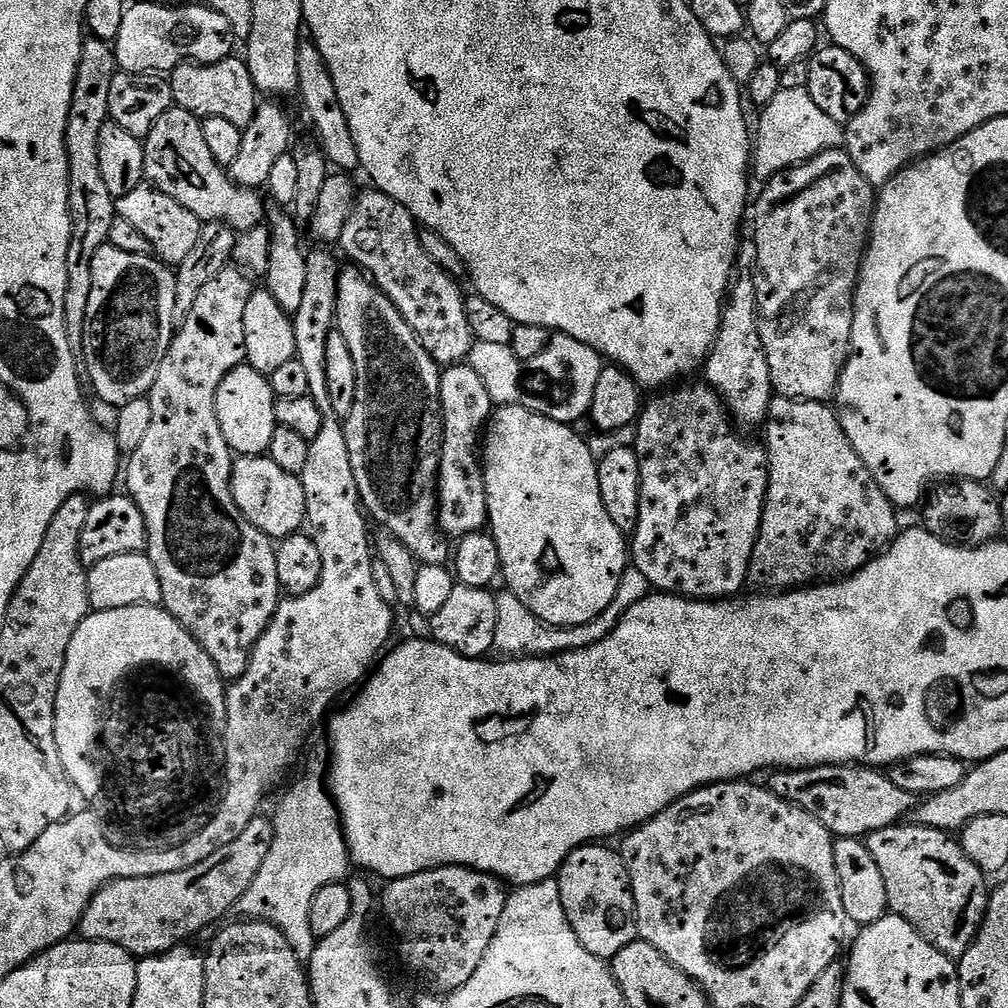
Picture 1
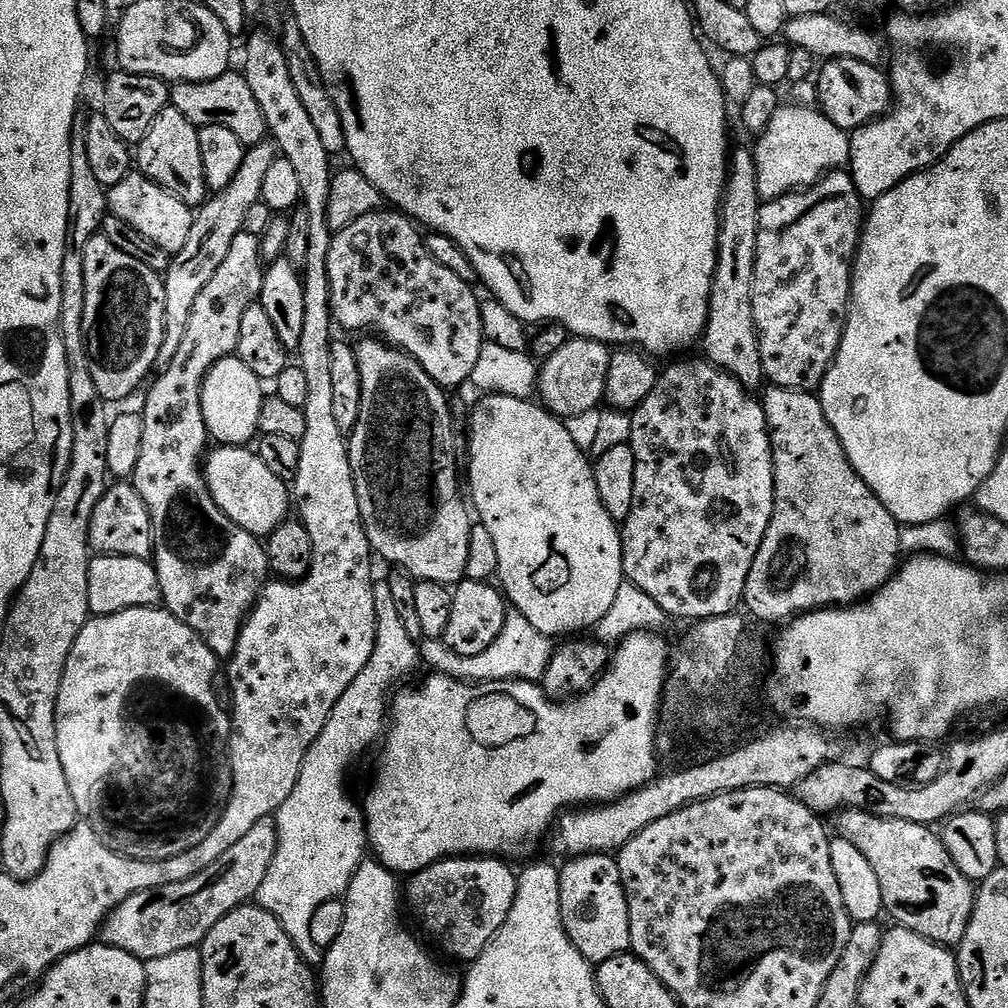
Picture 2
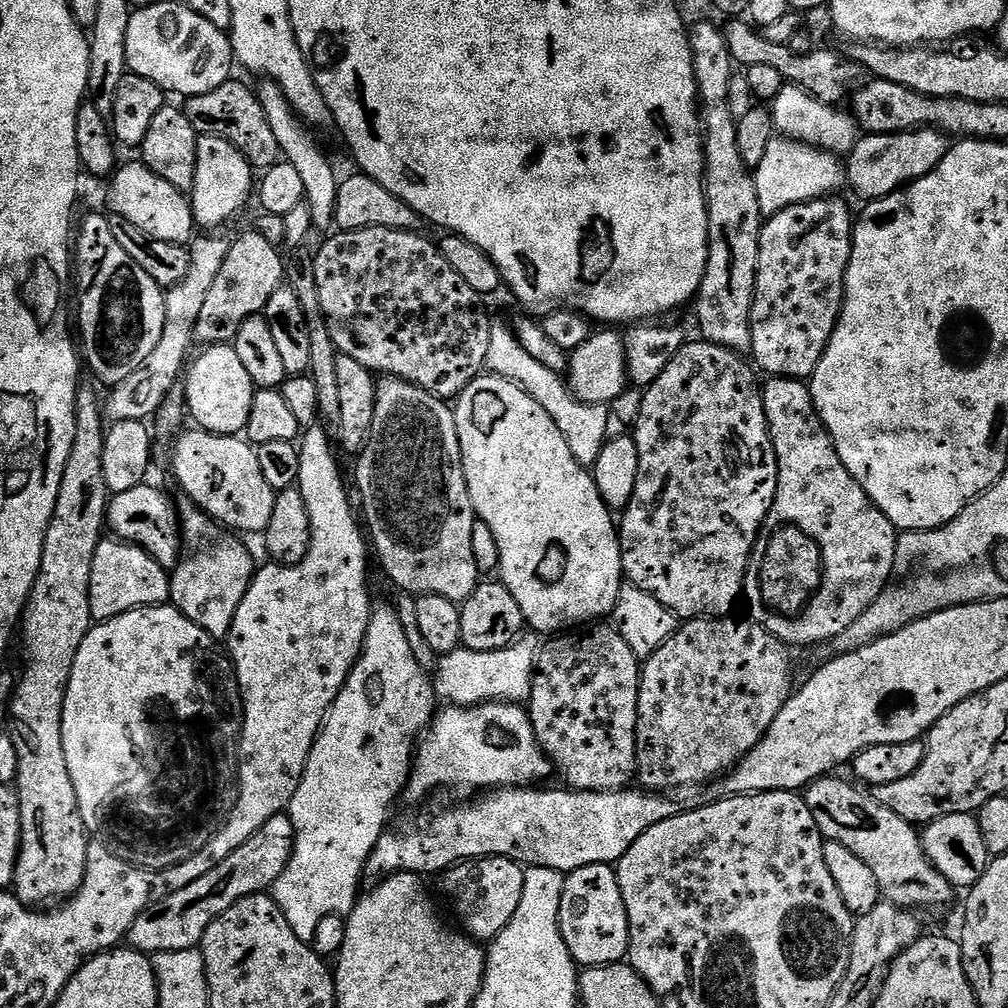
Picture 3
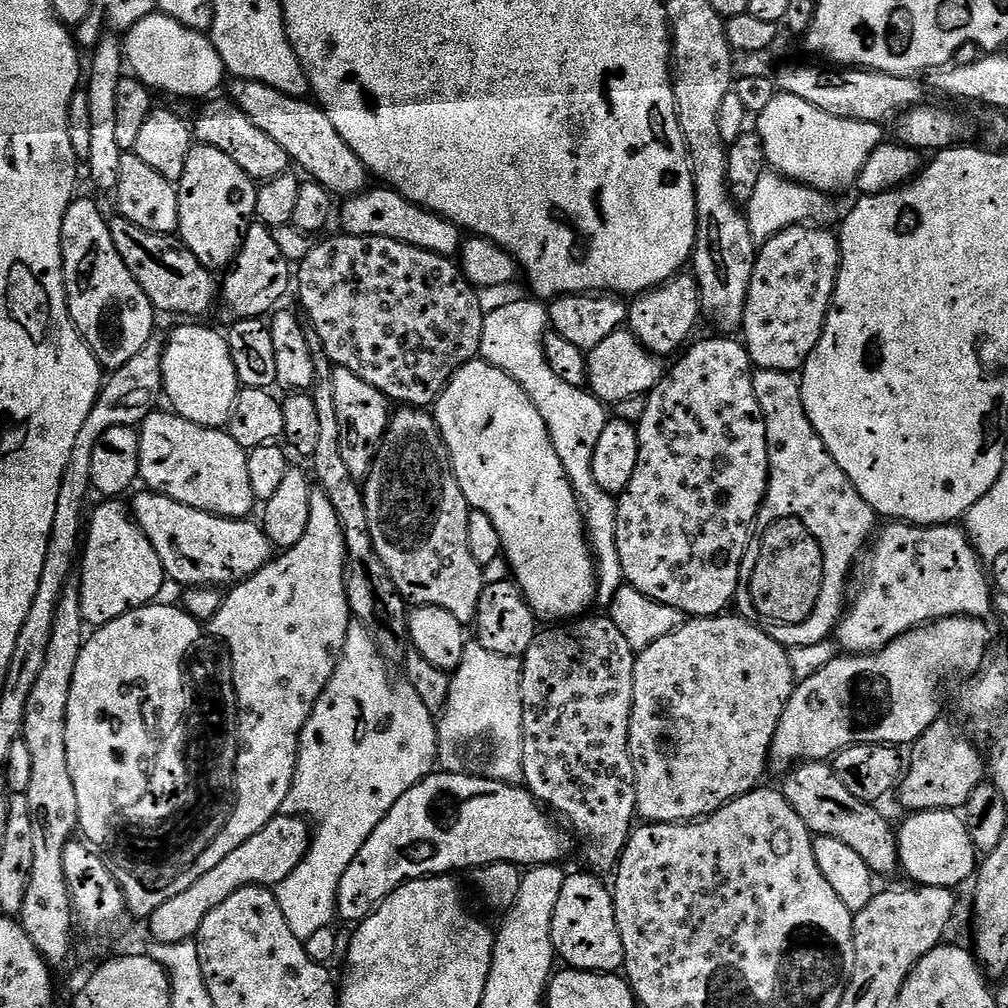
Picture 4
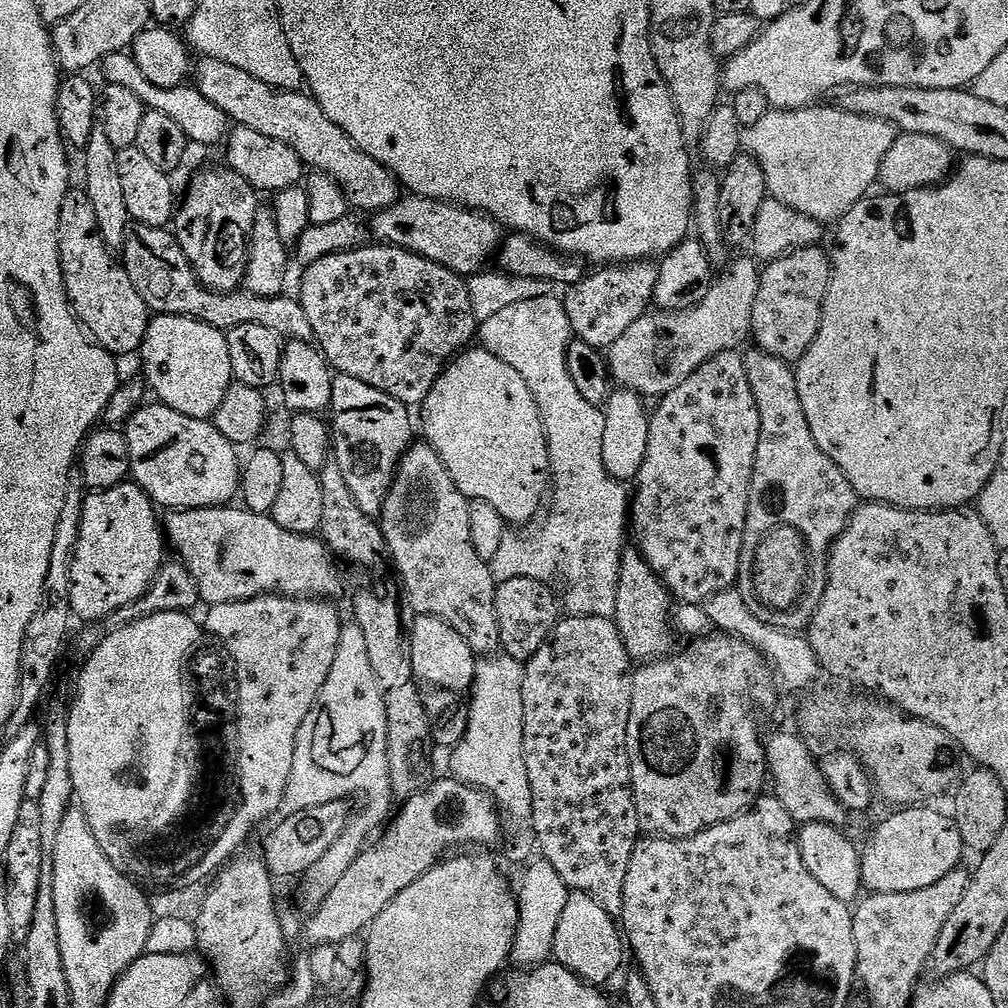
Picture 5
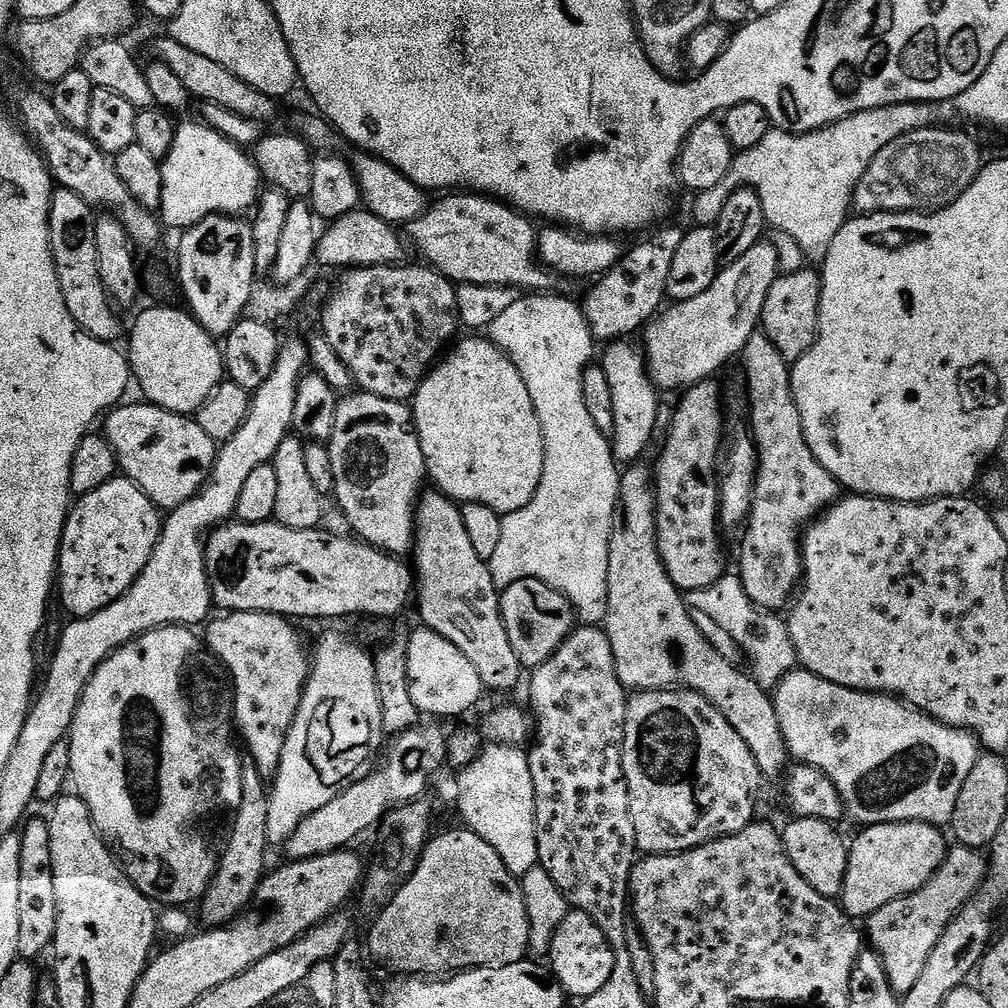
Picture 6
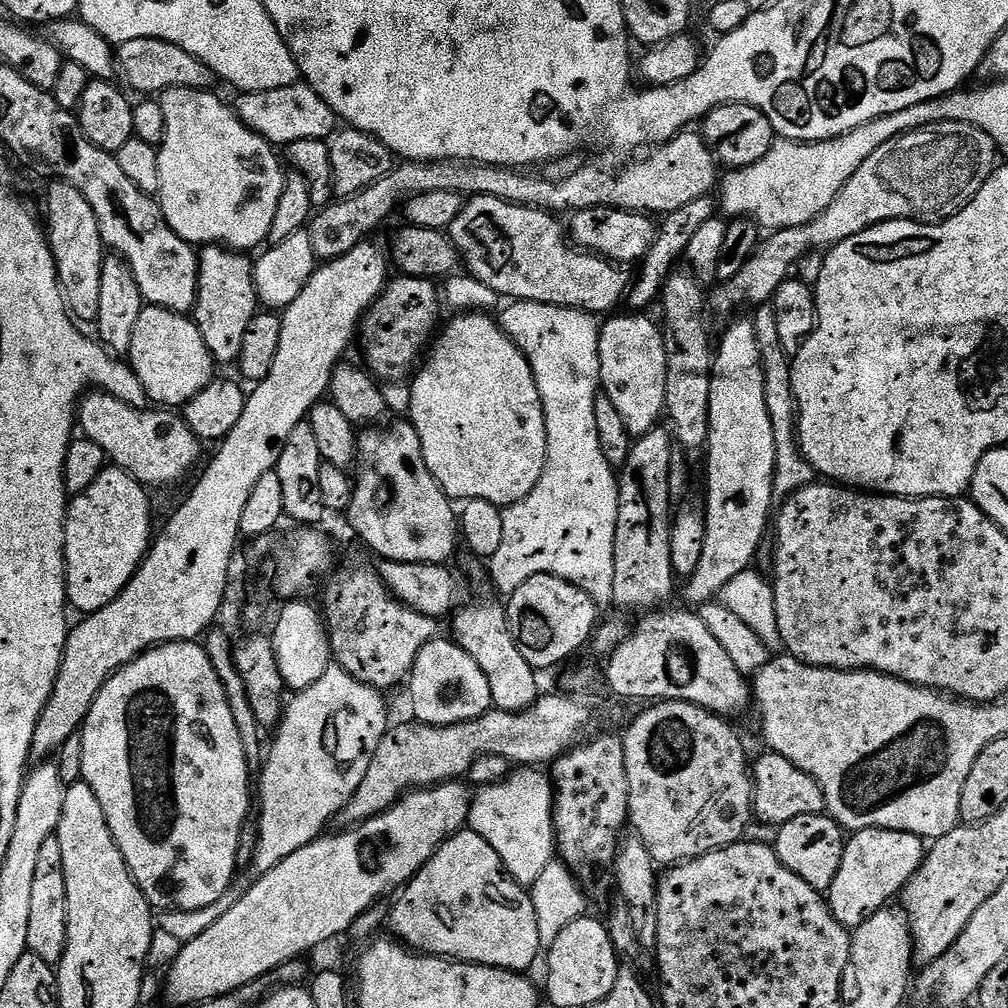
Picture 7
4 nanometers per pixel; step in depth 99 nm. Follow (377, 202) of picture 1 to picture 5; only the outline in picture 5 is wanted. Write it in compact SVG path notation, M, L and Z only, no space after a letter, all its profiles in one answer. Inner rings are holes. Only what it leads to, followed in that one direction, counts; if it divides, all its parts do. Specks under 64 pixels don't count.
M368 242L359 248L320 258L312 265L305 267L302 273L304 273L304 277L300 280L298 299L302 310L306 310L306 319L310 322L312 340L323 352L324 357L328 359L329 365L339 375L358 378L358 382L366 382L366 386L374 386L374 390L382 390L382 394L390 394L390 398L398 398L398 402L403 404L409 406L423 405L424 399L430 394L430 390L434 390L434 382L438 382L438 378L444 373L449 363L477 339L478 321L471 306L467 279L454 270L447 269L446 266L439 265L438 262L419 256L410 250L402 250L393 244Z

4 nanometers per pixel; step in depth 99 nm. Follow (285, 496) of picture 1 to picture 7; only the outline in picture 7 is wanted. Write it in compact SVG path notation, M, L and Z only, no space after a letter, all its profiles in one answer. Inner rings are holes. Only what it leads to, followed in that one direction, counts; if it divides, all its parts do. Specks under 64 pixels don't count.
M96 392L87 395L78 406L78 428L83 439L102 446L105 457L115 467L129 472L140 484L155 490L163 484L174 484L182 479L196 462L202 448L201 441L188 428L188 424L168 410L141 410L118 402L113 396Z

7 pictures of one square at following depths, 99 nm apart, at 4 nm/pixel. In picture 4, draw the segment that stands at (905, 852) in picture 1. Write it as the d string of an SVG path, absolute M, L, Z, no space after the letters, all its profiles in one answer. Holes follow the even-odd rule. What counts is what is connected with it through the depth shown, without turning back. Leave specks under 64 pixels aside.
M797 763L783 780L782 791L785 798L790 802L790 806L794 806L794 810L798 810L798 816L802 818L802 822L806 822L813 834L846 842L846 846L856 851L862 857L862 862L866 862L866 866L870 866L874 874L897 871L897 829L888 825L887 818L879 812L881 809L877 805L854 798L854 794L850 794L850 790L846 790L842 782L838 782L831 763Z

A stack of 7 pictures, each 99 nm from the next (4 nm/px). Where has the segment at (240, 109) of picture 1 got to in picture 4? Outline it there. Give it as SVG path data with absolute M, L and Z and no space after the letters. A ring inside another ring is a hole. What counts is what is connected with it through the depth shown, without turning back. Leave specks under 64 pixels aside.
M230 98L216 99L209 99L205 103L209 104L197 114L196 124L194 120L194 136L199 143L214 146L222 150L222 154L234 158L234 162L246 170L248 177L257 182L273 180L289 171L290 161L286 150L282 150L282 146L278 146L270 134L260 130Z

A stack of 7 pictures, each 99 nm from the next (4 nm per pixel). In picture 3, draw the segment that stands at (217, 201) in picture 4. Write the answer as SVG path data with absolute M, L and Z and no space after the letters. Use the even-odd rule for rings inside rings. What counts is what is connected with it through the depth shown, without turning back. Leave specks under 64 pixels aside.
M197 135L196 138L196 169L190 199L192 213L197 225L204 230L220 230L227 220L232 220L248 204L248 195L254 192L254 169L248 160L226 138Z

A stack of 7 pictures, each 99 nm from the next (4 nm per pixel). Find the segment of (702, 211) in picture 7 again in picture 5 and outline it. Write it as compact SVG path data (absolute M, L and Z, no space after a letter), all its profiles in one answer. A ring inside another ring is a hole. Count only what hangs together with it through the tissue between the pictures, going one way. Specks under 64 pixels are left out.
M629 262L604 266L593 272L596 273L593 276L592 273L585 275L582 282L567 285L567 292L562 299L566 318L570 318L573 337L586 342L586 346L606 350L614 346L614 342L618 342L618 338L622 338L622 334L626 334L626 330L630 330L630 326L638 322L638 318L648 315L653 307L652 299L654 298L654 286L658 282L658 267L652 262Z

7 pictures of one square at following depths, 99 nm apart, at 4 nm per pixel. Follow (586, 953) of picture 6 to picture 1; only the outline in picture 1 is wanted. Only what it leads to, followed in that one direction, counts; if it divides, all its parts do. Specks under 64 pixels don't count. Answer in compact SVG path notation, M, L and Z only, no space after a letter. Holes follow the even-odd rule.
M593 842L575 848L560 867L558 879L562 910L566 910L566 918L574 934L578 934L578 942L582 942L590 954L611 961L622 946L630 946L630 942L637 939L636 911L624 860L615 847L604 846Z

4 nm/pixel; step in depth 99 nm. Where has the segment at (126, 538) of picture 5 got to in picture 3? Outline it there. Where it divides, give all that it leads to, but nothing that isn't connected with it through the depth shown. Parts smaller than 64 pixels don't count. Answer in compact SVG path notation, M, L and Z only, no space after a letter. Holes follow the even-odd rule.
M101 539L90 566L90 614L93 621L118 618L139 608L164 606L169 600L169 573L158 562L154 562L146 550L127 544L125 540Z

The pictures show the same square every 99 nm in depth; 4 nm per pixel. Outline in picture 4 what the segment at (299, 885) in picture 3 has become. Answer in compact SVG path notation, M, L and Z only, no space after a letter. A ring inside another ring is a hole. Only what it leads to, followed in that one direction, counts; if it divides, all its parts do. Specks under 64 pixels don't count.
M353 622L347 630L346 646L326 690L319 696L311 718L300 733L299 762L290 794L286 794L284 812L307 818L314 825L314 839L308 845L306 858L280 884L275 885L276 901L294 938L309 940L317 930L329 927L337 919L336 899L342 886L342 874L358 850L366 846L366 838L374 834L378 822L386 818L390 806L402 798L419 780L425 780L438 764L440 741L438 720L434 712L418 696L410 683L399 687L390 680L390 666L380 652L376 640L364 624Z

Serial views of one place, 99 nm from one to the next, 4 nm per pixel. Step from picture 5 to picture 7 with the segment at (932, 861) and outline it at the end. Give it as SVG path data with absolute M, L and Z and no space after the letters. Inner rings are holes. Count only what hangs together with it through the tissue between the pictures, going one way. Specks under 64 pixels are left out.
M867 828L851 833L844 845L842 866L838 866L838 874L834 874L834 882L826 893L828 908L836 921L843 928L855 930L862 922L889 907L920 869L925 855L925 841L909 832Z

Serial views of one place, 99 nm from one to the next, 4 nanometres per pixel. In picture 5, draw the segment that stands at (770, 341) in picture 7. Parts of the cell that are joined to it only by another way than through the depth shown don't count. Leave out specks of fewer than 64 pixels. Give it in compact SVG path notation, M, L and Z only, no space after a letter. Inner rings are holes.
M749 348L749 352L743 353L743 358L750 391L754 394L754 402L758 402L760 433L749 492L738 589L755 618L774 629L800 634L812 623L822 602L828 581L828 553L856 512L858 497L846 474L838 470L836 463L820 449L818 442L814 442L814 434L810 434L810 422L806 422L802 398L798 398L795 367L789 361L774 358L774 354L766 354L760 348Z

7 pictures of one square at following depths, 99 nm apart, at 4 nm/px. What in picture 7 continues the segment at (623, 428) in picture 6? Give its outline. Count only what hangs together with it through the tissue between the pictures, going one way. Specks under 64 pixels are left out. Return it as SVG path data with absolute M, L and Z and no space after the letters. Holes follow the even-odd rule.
M628 314L632 316L616 316L613 320L603 321L600 330L600 341L598 342L598 350L600 351L600 388L603 395L610 398L610 402L614 402L614 410L618 410L618 414L622 417L622 422L626 422L626 430L628 435L637 438L645 436L649 430L657 427L661 423L661 418L665 415L666 404L666 378L667 378L667 350L664 348L664 334L659 323L656 324L652 320L647 320L644 314Z

